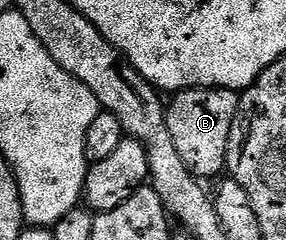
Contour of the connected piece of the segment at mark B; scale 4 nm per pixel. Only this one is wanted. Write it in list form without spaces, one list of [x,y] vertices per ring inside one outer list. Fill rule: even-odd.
[[[191,87],[187,91],[176,92],[170,98],[173,100],[168,100],[165,120],[167,129],[171,129],[171,141],[175,141],[175,150],[179,157],[183,157],[183,165],[187,165],[198,180],[216,180],[226,170],[238,98],[238,92],[228,91],[226,87]]]

